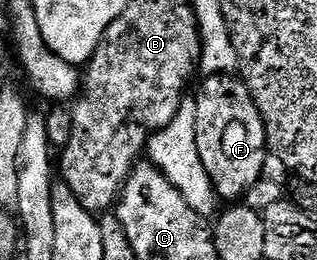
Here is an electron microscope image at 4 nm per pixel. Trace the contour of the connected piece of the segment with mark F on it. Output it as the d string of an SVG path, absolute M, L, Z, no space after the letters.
M234 74L208 75L202 81L199 96L193 99L197 109L197 153L201 157L201 165L205 165L205 173L209 173L216 196L223 201L235 201L238 195L246 196L251 187L264 178L263 166L269 162L265 125L251 90L242 78Z

